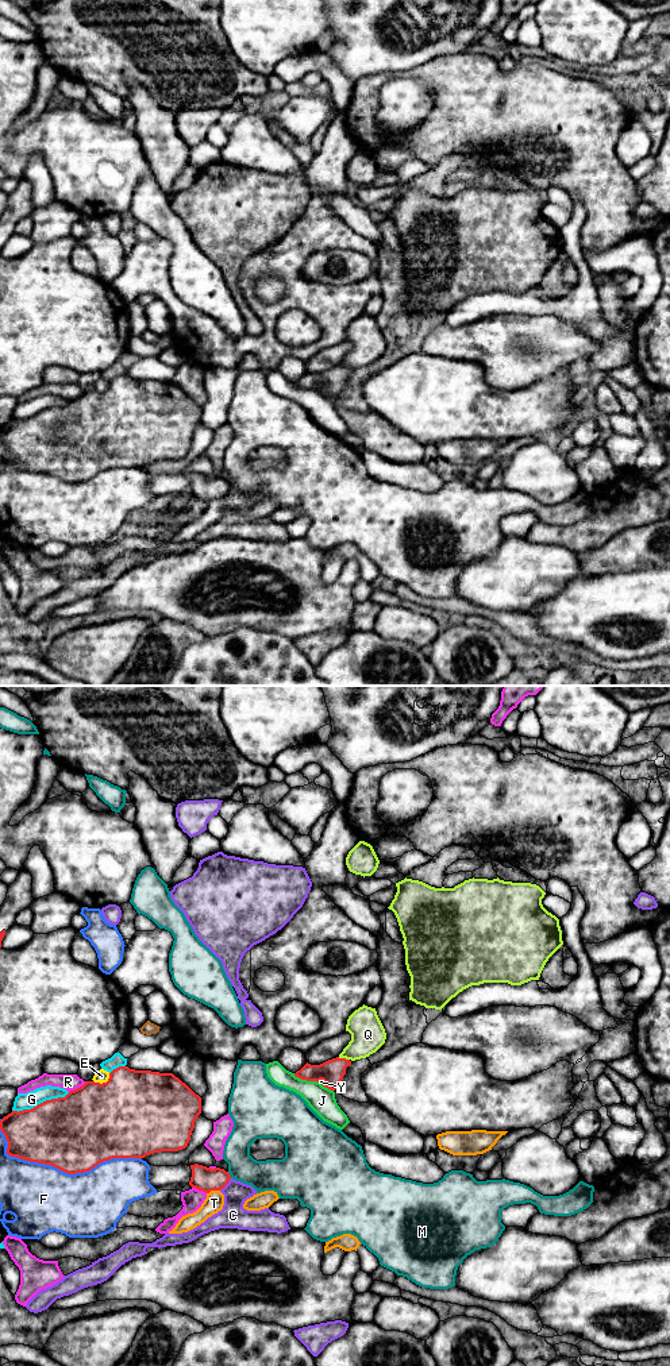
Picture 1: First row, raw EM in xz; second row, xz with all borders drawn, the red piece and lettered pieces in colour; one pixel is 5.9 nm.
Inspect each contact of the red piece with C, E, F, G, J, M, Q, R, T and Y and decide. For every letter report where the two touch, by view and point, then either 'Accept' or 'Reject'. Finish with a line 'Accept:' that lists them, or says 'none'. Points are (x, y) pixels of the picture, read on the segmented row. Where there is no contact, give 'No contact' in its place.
C: Touches red at xz (226, 1184). Reject
E: Touches red at xz (103, 1083). Reject
F: Touches red at xz (62, 1170). Reject
G: Touches red at xz (41, 1103). Reject
J: Touches red at xz (305, 1079). Reject
M: Touches red at xz (228, 1175). Reject
Q: Touches red at xz (343, 1058). Reject
R: Touches red at xz (77, 1088). Reject
T: Touches red at xz (212, 1189). Reject
Y: Touches red at xz (322, 1079). Reject
Accept: none

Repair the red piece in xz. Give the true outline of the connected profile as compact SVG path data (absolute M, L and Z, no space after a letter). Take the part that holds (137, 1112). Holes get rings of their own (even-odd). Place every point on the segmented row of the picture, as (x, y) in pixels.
M119 1066L107 1083L85 1081L65 1097L12 1111L0 1120L0 1130L8 1142L8 1155L76 1174L113 1158L142 1159L154 1153L182 1150L200 1114L201 1097L173 1073Z

